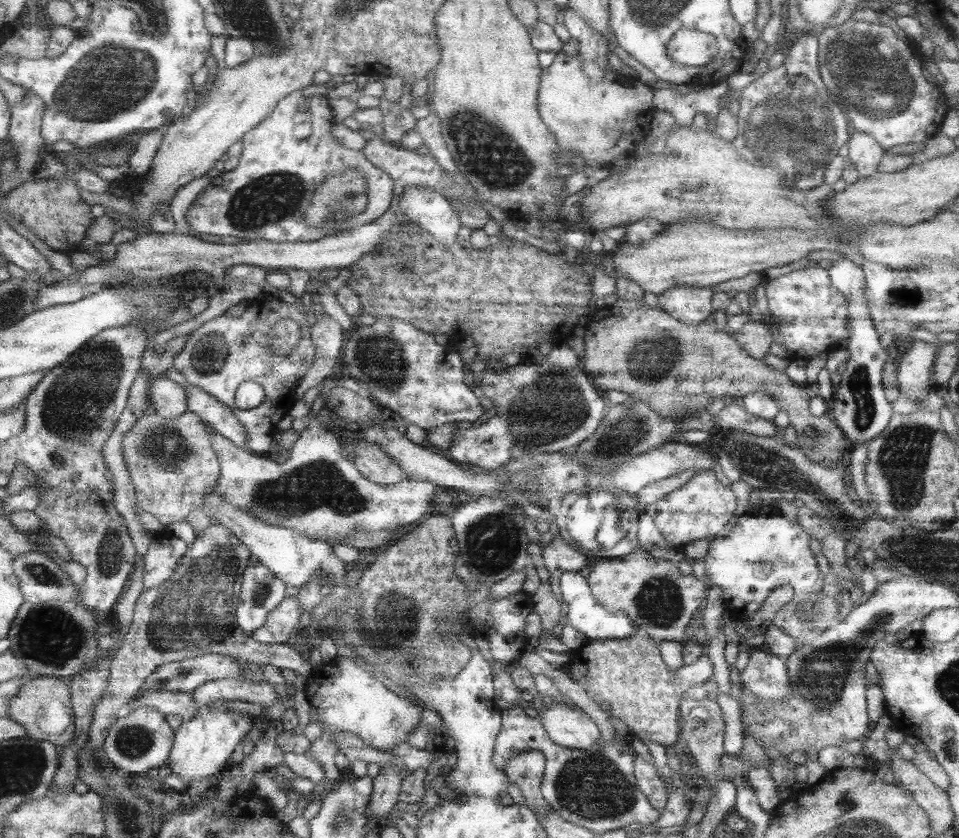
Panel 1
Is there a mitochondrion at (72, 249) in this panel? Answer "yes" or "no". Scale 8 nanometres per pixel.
no

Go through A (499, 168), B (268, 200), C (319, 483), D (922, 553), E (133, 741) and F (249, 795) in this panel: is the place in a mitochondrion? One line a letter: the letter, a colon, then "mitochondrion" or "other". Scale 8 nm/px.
A: mitochondrion
B: mitochondrion
C: mitochondrion
D: mitochondrion
E: mitochondrion
F: other

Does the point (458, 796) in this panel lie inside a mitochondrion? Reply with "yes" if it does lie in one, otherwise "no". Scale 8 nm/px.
no

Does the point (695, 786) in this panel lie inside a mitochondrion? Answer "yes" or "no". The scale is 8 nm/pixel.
no

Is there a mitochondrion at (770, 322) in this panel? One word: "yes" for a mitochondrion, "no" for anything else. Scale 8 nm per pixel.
no

